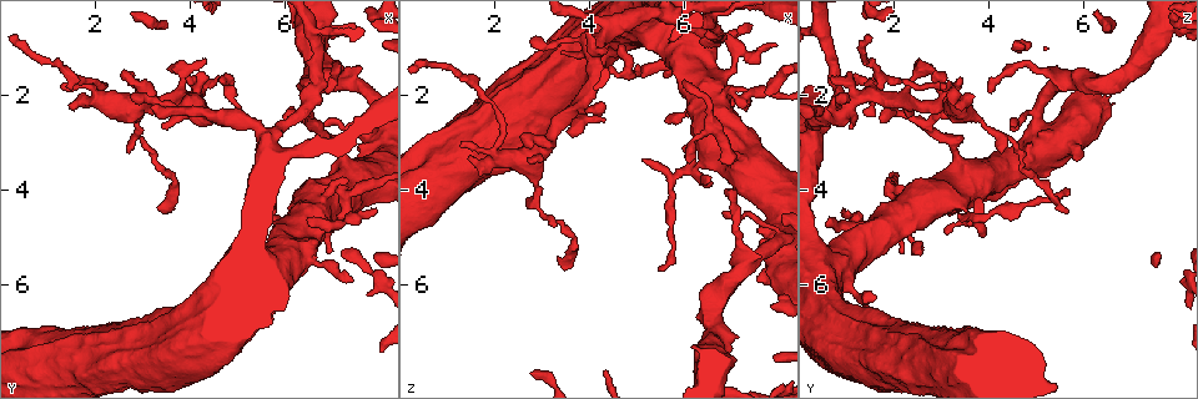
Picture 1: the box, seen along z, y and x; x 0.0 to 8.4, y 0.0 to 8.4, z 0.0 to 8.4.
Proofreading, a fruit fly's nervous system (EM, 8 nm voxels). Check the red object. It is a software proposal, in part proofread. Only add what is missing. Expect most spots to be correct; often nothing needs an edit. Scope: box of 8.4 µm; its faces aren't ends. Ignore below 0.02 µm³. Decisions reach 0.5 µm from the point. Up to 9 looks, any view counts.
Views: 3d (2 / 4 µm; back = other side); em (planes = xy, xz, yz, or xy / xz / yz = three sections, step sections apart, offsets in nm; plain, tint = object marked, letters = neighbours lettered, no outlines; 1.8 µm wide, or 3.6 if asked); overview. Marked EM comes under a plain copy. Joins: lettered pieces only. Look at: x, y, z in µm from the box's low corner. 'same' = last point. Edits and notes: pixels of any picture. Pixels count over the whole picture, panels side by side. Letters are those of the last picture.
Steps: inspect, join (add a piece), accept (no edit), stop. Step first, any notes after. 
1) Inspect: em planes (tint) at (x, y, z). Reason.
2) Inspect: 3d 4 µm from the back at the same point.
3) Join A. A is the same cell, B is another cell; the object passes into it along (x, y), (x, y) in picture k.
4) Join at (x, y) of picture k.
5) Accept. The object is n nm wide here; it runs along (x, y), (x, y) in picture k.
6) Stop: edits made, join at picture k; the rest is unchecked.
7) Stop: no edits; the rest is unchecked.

Inspect: 3d 4 µm at (2.10, 1.80, 2.95). Thin arm on a thick one.

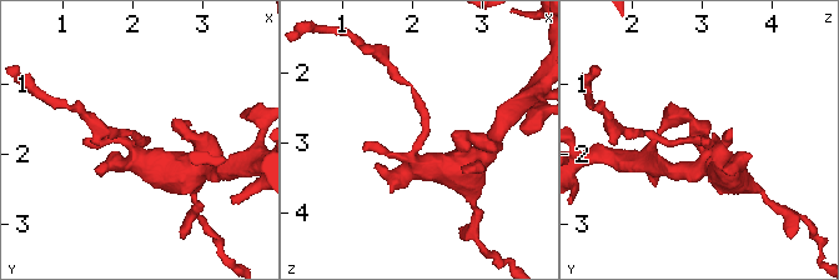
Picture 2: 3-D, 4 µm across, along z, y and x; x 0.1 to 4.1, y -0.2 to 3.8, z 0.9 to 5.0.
Inspect: em planes (tint) at (2.10, 1.80, 2.90). Need the tissue.

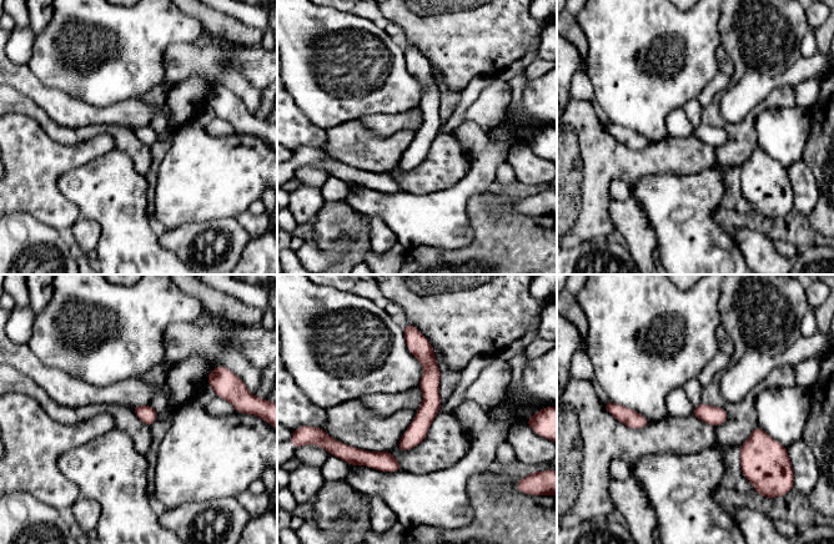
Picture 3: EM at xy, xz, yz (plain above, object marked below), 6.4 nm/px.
Inspect: em planes (letters) at the same point. See the neighbours.

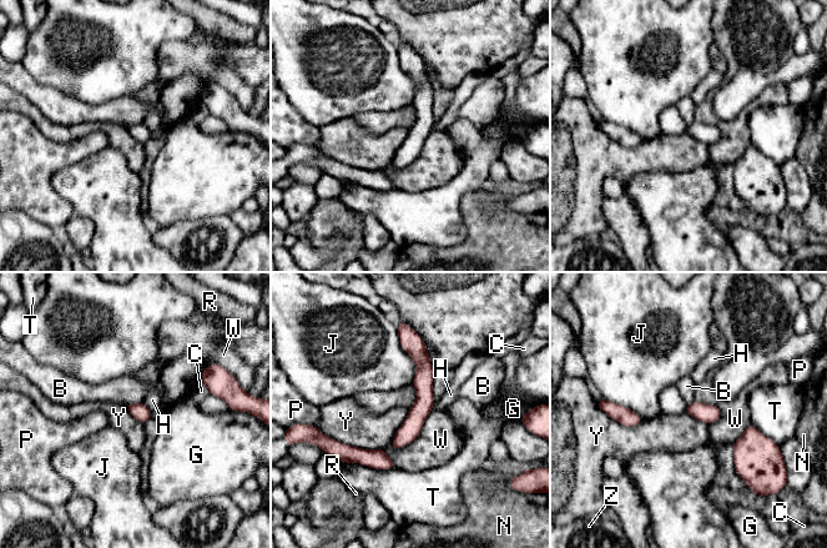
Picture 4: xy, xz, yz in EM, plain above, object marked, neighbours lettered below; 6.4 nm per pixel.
Accept. The object is 120 nm wide here; B, C, G, H, J, N, P, R, T, W, Y and Z are other cells; no lettered piece goes on from it.

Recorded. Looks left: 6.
Inspect: em xz step 8 (tint) at (3.85, 2.15, 2.15). Thick turns thin.

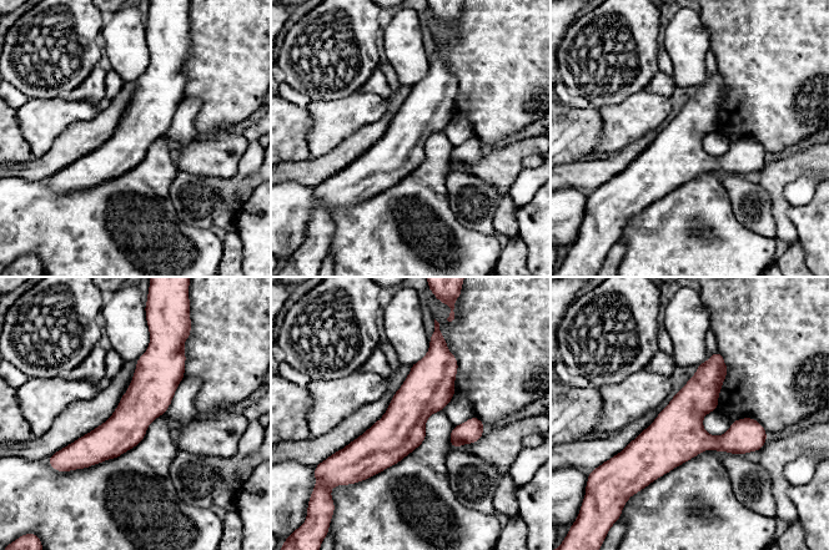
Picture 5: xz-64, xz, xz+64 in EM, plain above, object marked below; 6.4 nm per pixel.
Inspect: em yz step 16 (letters) at the same point.

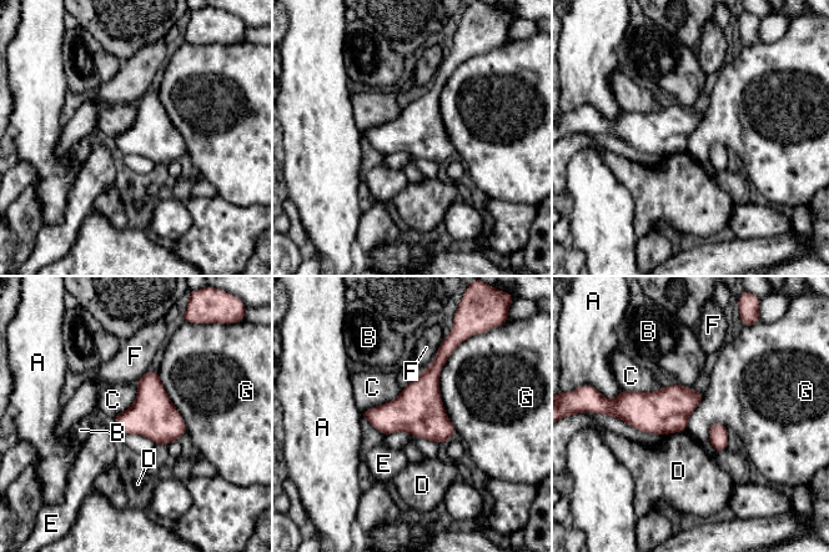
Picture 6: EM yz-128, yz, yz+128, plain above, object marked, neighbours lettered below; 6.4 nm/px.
Accept. The object is 160 nm wide here; A, B, C, D, E, F and G are other cells; a border runs along (461, 344), (440, 374), (456, 431) in picture 6; no lettered piece goes on from it.

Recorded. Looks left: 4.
Inspect: 3d 4 µm at (2.80, 2.05, 0.85). An open end.

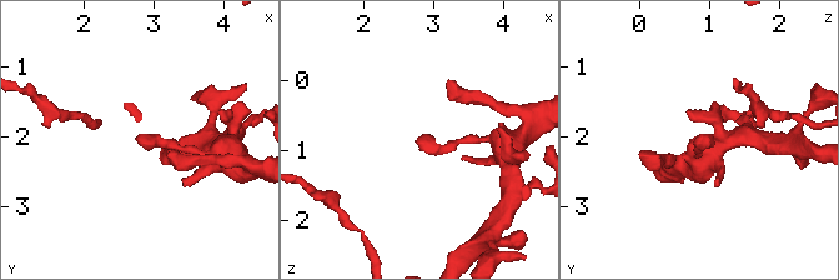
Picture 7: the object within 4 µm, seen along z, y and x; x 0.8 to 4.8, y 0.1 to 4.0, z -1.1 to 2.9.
Inspect: em planes (letters) at (2.80, 2.00, 0.85). Shape alone is not enough.

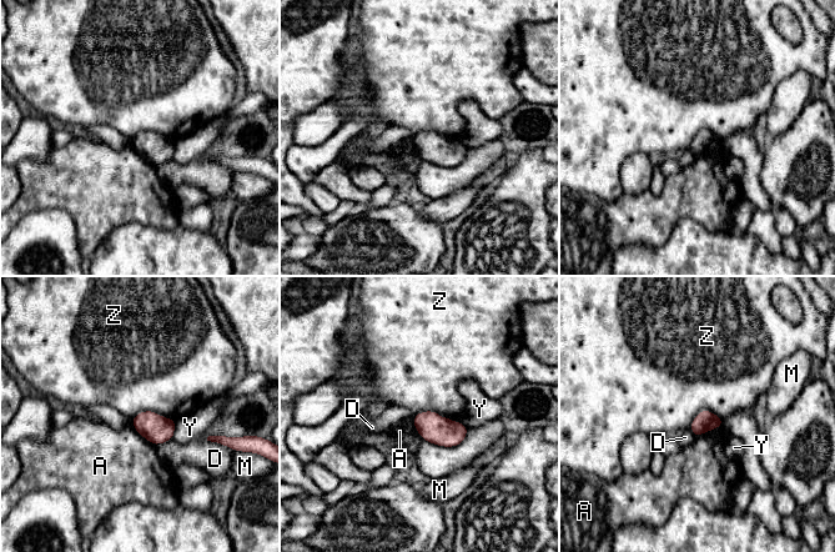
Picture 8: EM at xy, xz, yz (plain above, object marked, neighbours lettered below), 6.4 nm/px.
Accept. The longest contact is with Z, 320 nm; A, D, M, Y and Z are other cells; a border runs along (412, 418), (436, 411), (461, 423) in picture 8; no lettered piece goes on from it.

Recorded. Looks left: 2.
Inspect: em xy step 4 (tint) at (6.00, 2.60, 1.75). An open end.

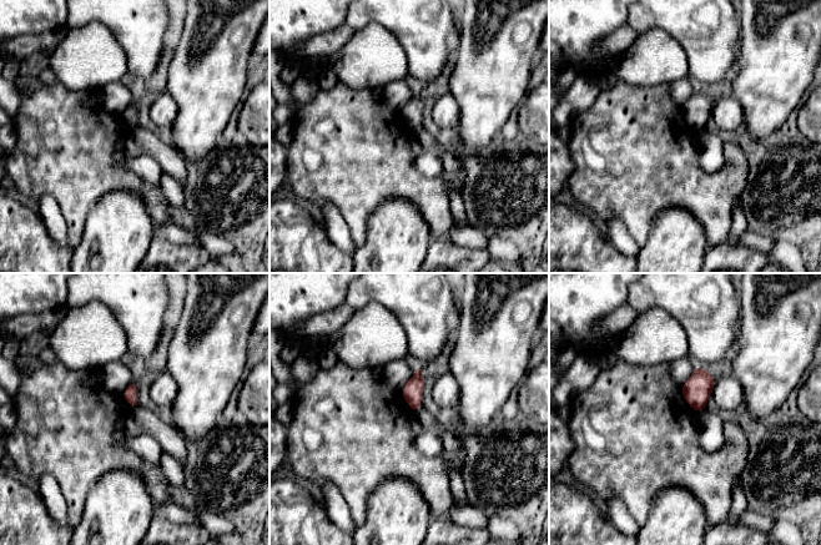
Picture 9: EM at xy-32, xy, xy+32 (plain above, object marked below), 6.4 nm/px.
Inspect: em planes (letters) at the same point.

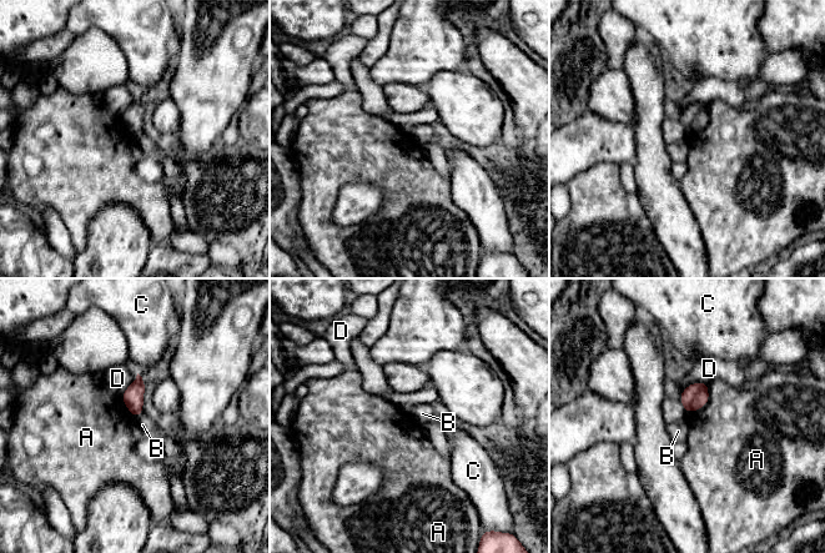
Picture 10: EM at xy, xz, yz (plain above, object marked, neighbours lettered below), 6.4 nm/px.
Accept. A, B, C and D are other cells; a border runs along (708, 383), (708, 401), (687, 413) in picture 10; no lettered piece goes on from it.

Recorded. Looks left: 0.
Stop: no edits; the rest is unchecked.

